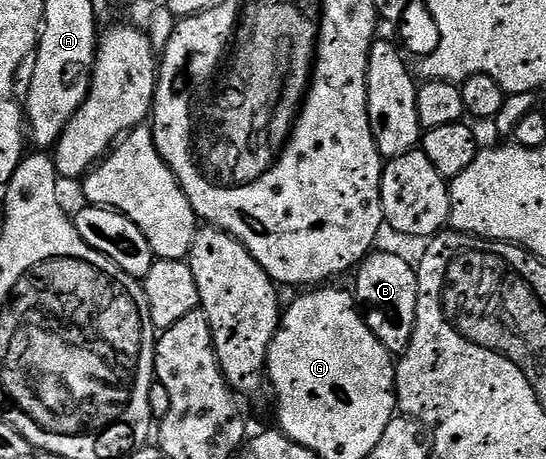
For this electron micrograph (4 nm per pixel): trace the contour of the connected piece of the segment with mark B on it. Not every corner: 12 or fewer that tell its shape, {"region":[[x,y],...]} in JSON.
{"region":[[373,250],[355,269],[366,326],[403,354],[418,310],[416,268]]}

